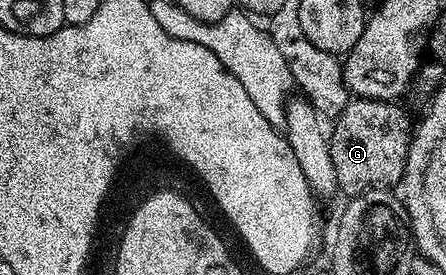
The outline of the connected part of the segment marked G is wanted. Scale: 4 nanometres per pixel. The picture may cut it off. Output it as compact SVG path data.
M351 98L341 114L333 120L329 132L333 166L337 169L339 192L347 198L357 197L371 188L390 189L403 179L413 135L413 120L407 117L402 103L390 100Z

